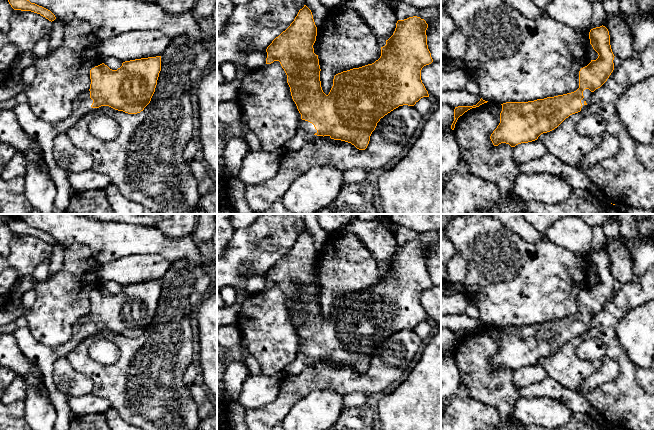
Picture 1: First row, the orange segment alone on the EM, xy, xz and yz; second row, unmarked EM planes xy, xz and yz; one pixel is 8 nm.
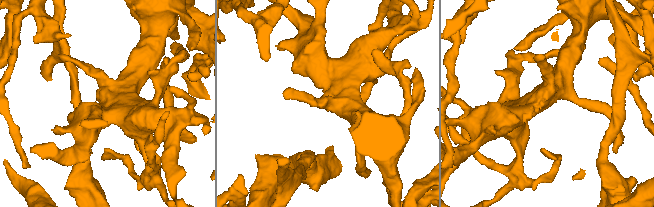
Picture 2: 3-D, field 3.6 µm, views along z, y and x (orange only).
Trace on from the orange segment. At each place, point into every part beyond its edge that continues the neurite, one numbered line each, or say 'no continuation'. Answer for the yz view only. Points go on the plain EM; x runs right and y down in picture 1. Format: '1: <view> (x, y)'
1: yz (587, 317)

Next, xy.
1: xy (43, 356)

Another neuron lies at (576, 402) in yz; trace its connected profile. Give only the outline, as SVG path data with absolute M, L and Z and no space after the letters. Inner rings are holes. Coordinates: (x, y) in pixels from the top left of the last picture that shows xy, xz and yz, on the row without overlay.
M550 377L519 389L519 393L526 398L548 397L566 405L572 412L586 414L590 406L583 394L563 387Z

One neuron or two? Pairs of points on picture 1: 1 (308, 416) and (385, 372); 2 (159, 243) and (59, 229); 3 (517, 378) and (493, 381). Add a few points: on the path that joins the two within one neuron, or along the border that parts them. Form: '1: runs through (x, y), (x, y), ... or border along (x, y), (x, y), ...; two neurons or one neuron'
1: border along (320, 389), (333, 389), (343, 395); two neurons
2: runs through (134, 239), (104, 239), (84, 230); one neuron
3: border along (512, 371), (512, 383), (518, 389); two neurons

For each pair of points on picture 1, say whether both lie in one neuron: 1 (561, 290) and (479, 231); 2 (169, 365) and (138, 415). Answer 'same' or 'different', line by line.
1: same
2: same

